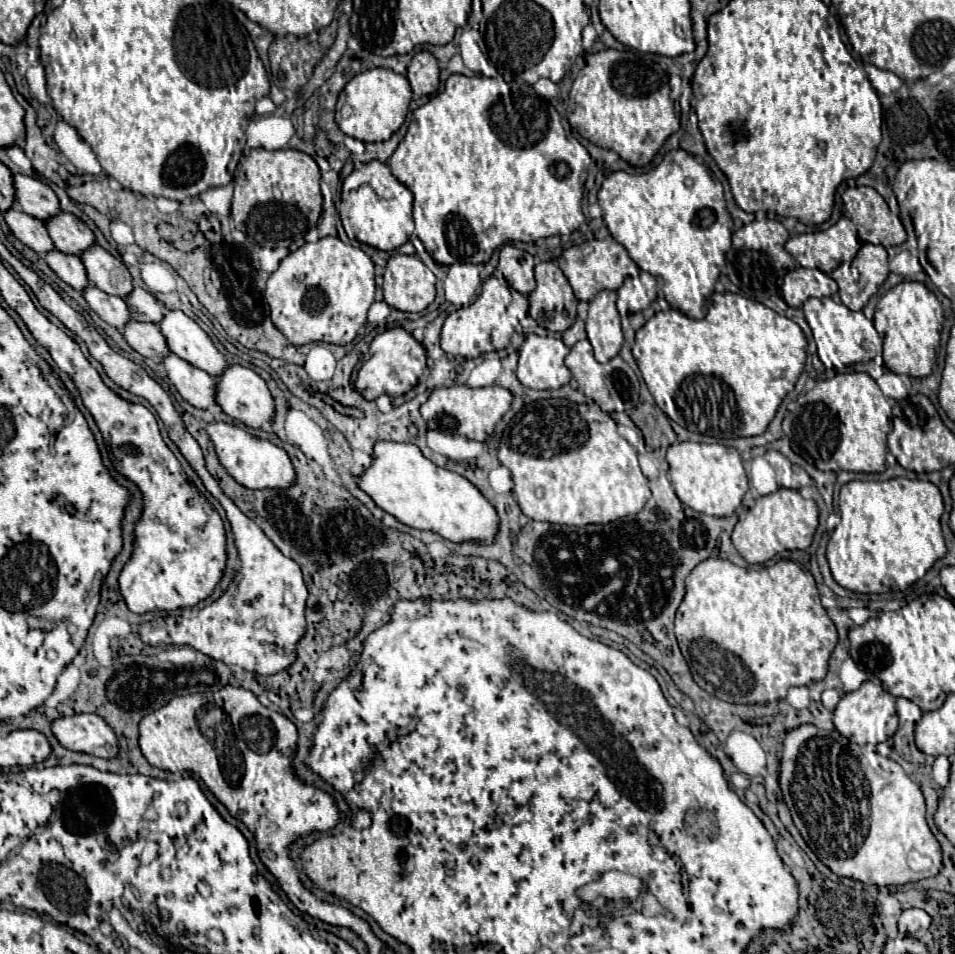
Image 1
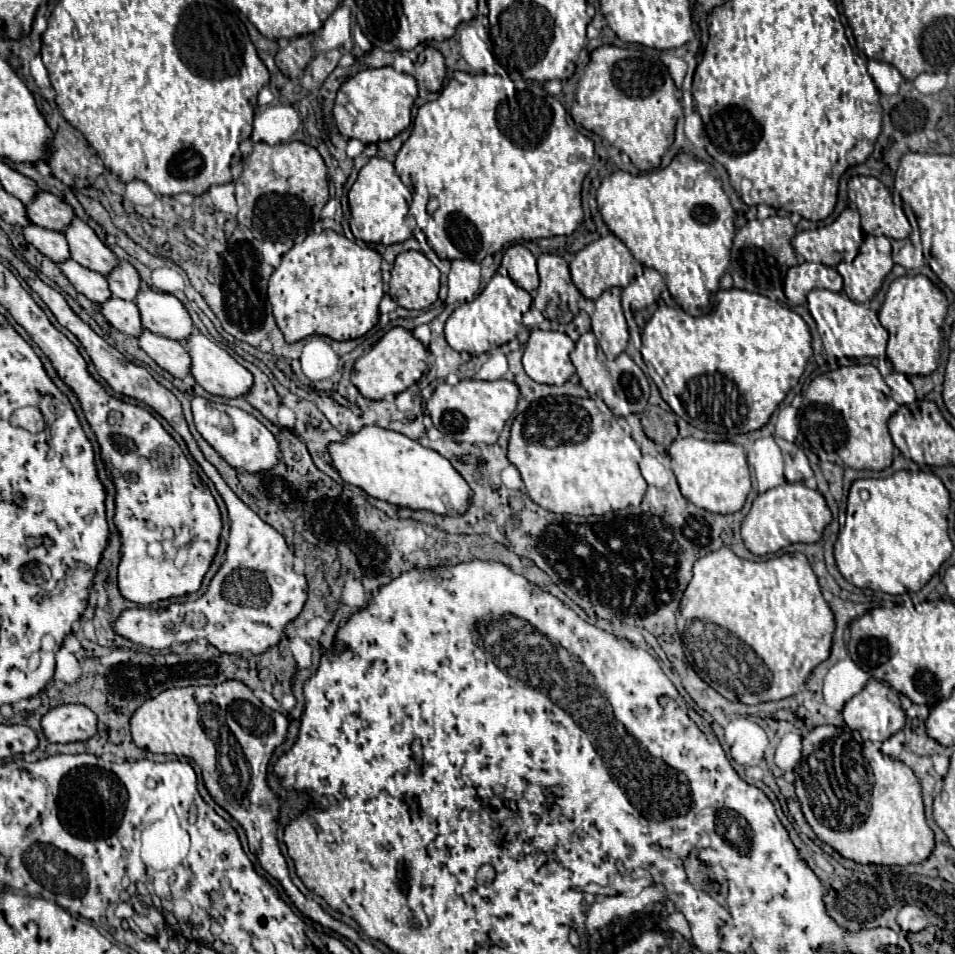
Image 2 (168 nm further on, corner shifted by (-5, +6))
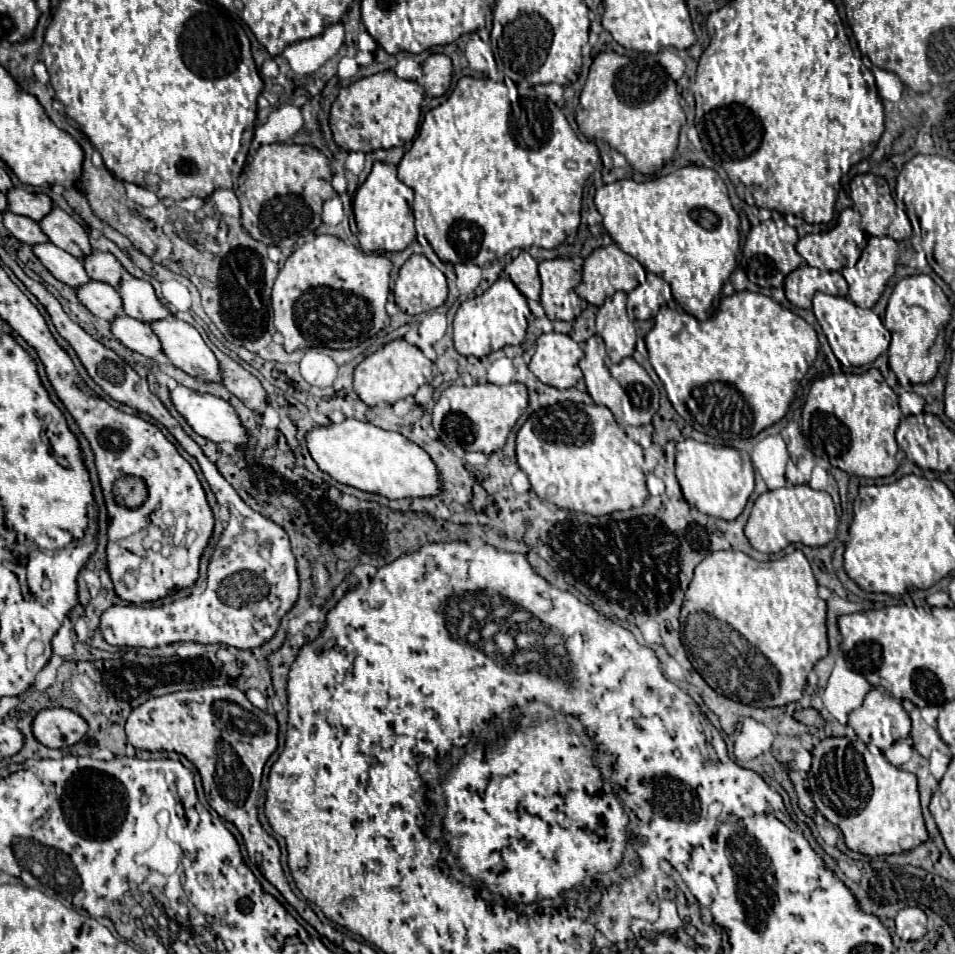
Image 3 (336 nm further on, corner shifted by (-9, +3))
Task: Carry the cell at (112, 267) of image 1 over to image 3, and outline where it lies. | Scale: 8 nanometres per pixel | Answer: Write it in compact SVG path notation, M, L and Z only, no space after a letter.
M54 206L40 222L38 226L42 228L42 232L48 236L48 240L52 244L56 244L58 248L66 250L68 254L76 256L78 260L82 256L86 256L86 252L92 252L90 242L88 242L88 234L86 230L64 210L60 210L58 206Z

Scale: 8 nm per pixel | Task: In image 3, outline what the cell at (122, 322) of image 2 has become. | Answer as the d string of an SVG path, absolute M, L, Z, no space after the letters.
M90 280L76 288L78 300L96 316L110 322L114 312L122 312L122 300L118 300L118 292L106 282Z

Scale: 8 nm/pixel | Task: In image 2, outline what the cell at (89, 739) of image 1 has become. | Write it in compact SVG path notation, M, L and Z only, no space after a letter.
M60 705L42 717L42 729L52 743L88 741L98 733L98 717L86 705Z

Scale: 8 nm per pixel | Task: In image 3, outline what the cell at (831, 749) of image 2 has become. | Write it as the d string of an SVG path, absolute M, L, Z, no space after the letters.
M826 738L814 748L814 752L816 754L814 754L812 770L808 772L810 794L814 798L818 812L826 820L840 826L844 834L844 842L850 850L858 850L868 856L902 854L922 844L922 840L926 840L926 826L920 810L918 784L914 774L892 766L882 752L872 754L866 744L850 742L848 738Z

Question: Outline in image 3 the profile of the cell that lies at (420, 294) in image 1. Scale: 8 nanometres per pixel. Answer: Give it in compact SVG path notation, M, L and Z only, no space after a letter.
M412 254L398 272L394 298L402 312L422 314L444 304L446 276L422 254Z

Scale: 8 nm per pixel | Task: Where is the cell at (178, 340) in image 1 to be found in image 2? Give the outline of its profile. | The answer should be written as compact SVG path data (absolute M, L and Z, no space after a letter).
M152 289L140 291L136 305L142 313L142 325L160 337L182 343L196 331L190 313L174 295Z

